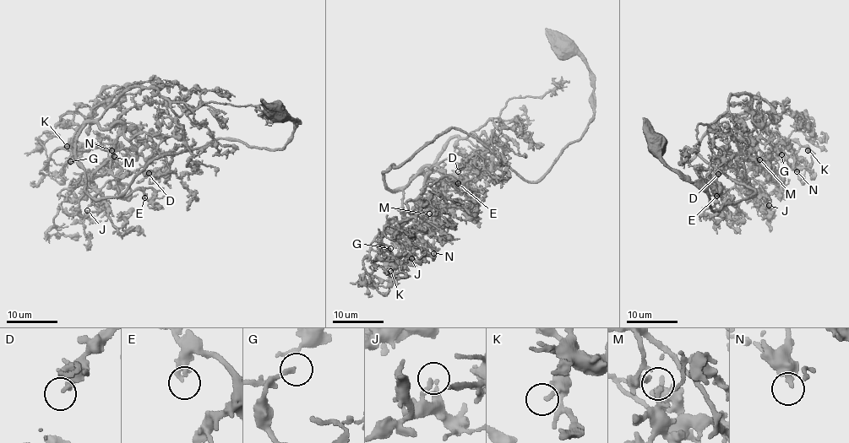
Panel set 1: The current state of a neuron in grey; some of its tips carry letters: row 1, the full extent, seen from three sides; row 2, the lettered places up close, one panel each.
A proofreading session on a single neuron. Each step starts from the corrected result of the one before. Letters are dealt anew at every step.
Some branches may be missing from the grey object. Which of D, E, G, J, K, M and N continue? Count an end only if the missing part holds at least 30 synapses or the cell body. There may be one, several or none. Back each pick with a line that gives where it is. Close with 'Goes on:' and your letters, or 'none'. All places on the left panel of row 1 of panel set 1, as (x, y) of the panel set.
G: (70, 161)
Goes on: G

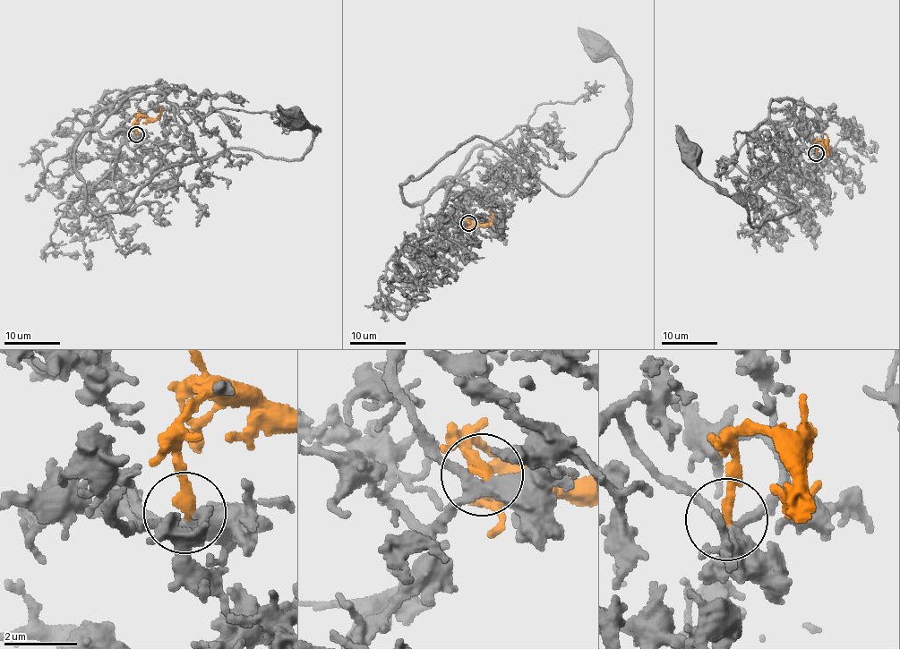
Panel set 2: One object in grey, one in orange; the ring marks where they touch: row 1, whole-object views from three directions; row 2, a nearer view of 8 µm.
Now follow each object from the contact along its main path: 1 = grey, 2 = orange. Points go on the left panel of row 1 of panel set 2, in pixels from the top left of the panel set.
1: (136, 134), (78, 143), (94, 212), (227, 149), (300, 157), (319, 129), (291, 119)
2: (136, 134), (136, 121), (140, 116), (154, 119), (162, 110), (158, 115)

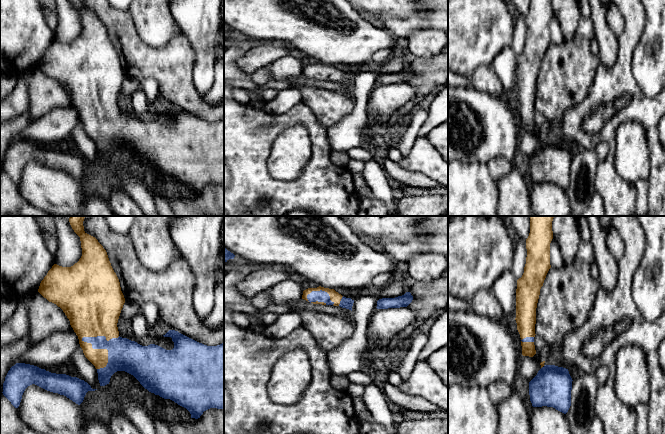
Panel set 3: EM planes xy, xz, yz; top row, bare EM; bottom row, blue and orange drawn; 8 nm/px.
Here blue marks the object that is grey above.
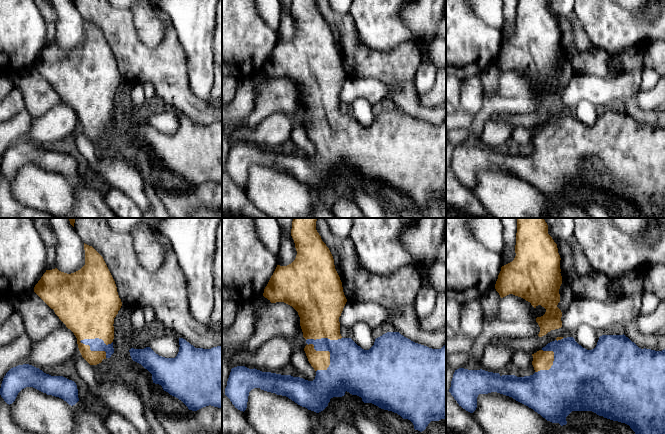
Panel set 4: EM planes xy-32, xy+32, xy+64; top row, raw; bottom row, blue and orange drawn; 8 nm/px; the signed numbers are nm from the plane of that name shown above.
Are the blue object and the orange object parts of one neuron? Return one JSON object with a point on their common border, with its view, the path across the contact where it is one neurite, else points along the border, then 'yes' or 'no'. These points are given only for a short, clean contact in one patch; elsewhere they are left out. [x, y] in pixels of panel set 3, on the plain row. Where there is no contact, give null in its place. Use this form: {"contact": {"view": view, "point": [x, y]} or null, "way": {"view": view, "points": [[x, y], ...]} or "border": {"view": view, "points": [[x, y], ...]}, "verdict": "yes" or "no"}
{"contact": {"view": "xy", "point": [88, 118]}, "way": {"view": "xy", "points": [[118, 124], [88, 118], [92, 88]]}, "verdict": "yes"}

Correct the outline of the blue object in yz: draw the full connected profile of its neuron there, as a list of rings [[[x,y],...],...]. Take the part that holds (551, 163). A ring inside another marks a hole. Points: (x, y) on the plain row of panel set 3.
[[[545,141],[529,158],[533,183],[553,183],[566,190],[571,182],[572,154],[568,145]]]

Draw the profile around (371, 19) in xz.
[[[360,12],[362,18],[364,18],[365,20],[369,21],[370,23],[372,23],[375,27],[377,28],[381,28],[381,29],[385,29],[385,26],[374,16],[369,16],[363,12]]]

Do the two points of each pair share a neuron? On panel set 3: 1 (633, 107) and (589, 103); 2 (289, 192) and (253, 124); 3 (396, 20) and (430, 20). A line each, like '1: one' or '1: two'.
1: one
2: one
3: one

